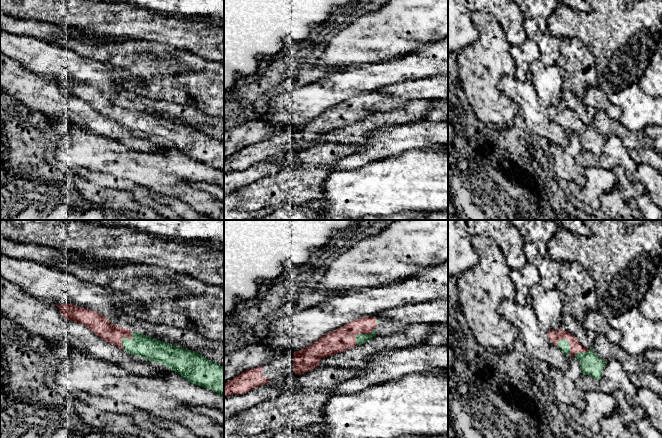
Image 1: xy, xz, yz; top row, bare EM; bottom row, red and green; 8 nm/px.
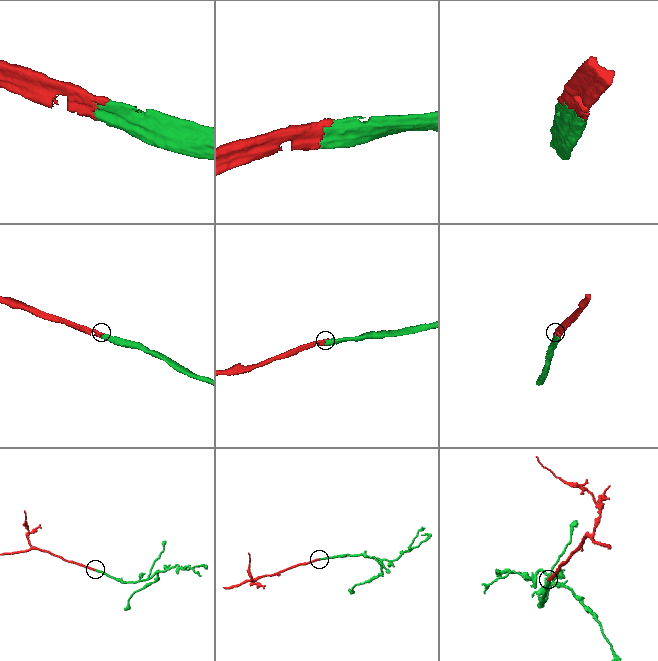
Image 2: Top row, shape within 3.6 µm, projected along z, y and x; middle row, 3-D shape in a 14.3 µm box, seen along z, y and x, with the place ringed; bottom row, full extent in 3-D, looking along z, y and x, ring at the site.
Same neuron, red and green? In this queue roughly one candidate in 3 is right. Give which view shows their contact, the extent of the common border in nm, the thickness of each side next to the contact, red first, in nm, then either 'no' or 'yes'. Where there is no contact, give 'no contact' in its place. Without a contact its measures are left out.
xz | 200 nm | 180/80 nm | yes

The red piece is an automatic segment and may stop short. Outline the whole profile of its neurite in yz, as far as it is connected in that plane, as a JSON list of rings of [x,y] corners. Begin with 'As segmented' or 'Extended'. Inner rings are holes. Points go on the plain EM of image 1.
Extended. [[[563,105],[550,106],[547,109],[551,119],[560,124],[564,130],[578,135],[584,151],[591,152],[597,157],[601,155],[606,138],[592,125],[583,123],[574,111]]]

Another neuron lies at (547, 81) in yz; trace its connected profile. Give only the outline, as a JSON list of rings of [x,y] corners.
[[[537,59],[530,65],[531,83],[542,106],[562,105],[564,72],[557,65],[545,66]]]

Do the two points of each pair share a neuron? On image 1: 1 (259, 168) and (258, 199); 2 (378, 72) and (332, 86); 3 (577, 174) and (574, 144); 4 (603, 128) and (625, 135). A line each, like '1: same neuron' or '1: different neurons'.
1: different neurons
2: same neuron
3: same neuron
4: same neuron

